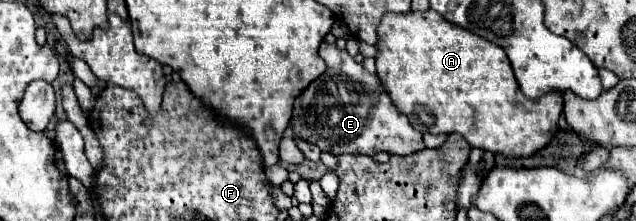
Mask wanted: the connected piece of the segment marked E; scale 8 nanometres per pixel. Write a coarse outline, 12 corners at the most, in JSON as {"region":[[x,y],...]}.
{"region":[[322,42],[294,102],[322,152],[408,156],[424,140],[380,78]]}

